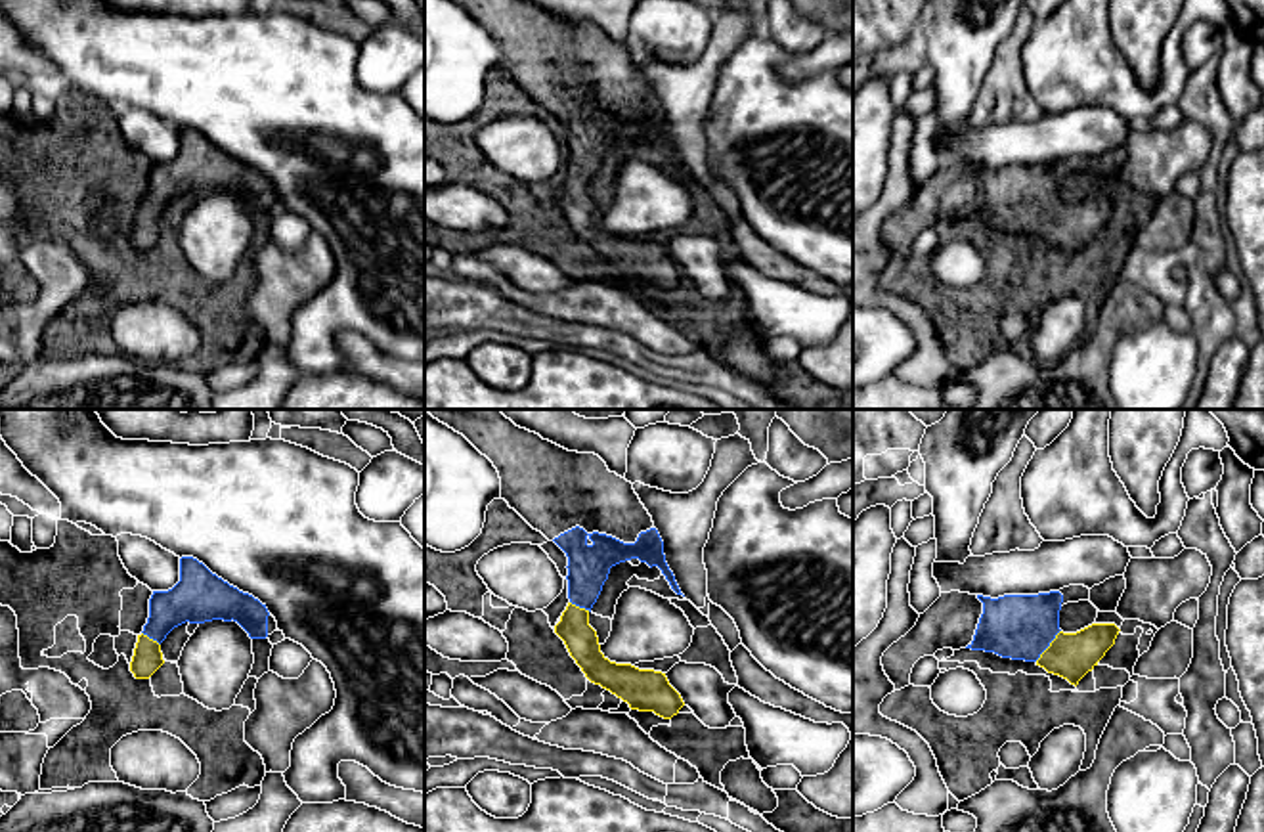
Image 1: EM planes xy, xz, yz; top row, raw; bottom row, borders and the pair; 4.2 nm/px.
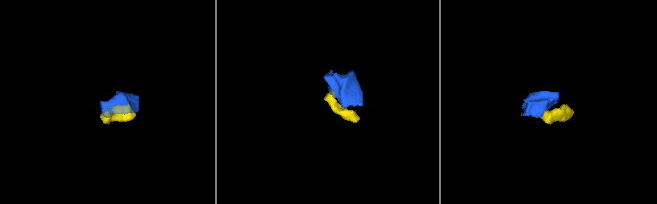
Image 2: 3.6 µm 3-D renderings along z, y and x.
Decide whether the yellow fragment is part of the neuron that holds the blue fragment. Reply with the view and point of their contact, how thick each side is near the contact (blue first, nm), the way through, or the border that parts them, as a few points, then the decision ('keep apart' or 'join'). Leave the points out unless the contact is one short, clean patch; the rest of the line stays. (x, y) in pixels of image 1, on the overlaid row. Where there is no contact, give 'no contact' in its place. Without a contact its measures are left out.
contact yz (1048, 645); calibres 280 and 190 nm; way yz (1014, 626), (1027, 628), (1048, 645), (1071, 656); join

